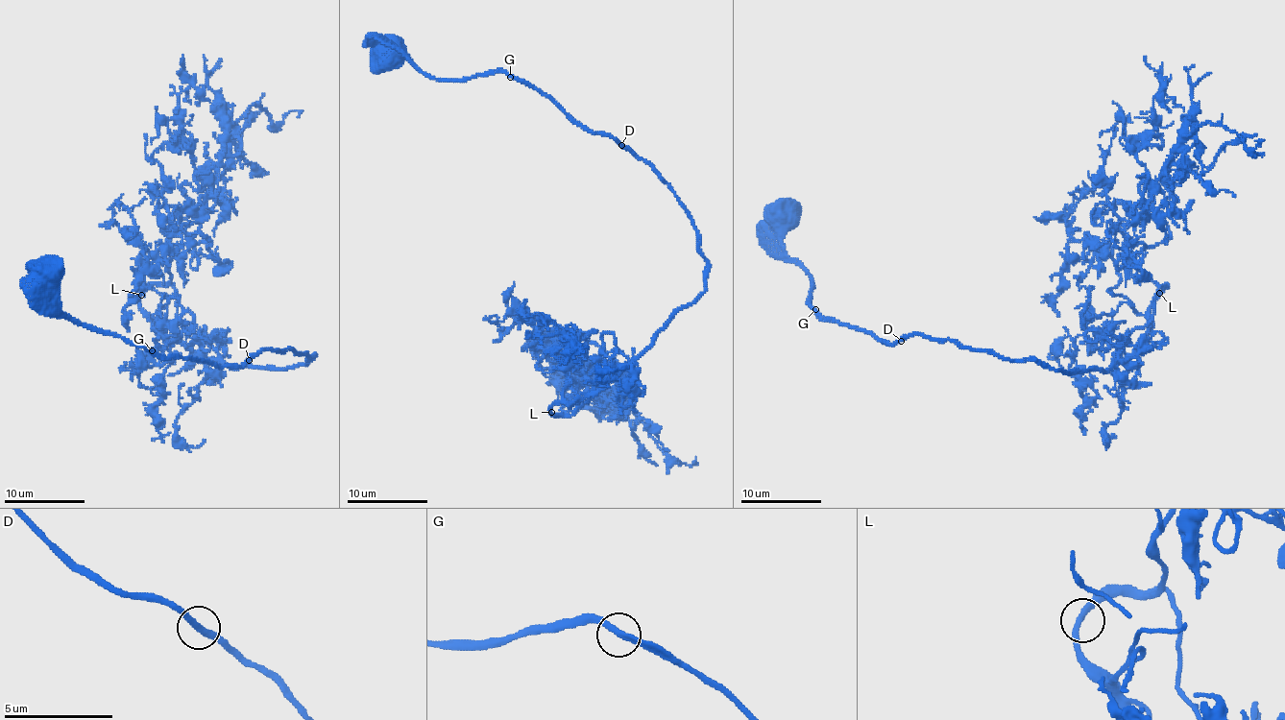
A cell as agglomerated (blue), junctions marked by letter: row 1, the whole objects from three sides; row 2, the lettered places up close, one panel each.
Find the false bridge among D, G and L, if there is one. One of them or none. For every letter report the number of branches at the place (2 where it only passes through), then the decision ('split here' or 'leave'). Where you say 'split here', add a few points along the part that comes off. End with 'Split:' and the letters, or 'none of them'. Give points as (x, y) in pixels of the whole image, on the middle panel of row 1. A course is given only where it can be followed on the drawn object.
D: 2 | leave
G: 2 | leave
L: 2 | leave
Split: none of them

